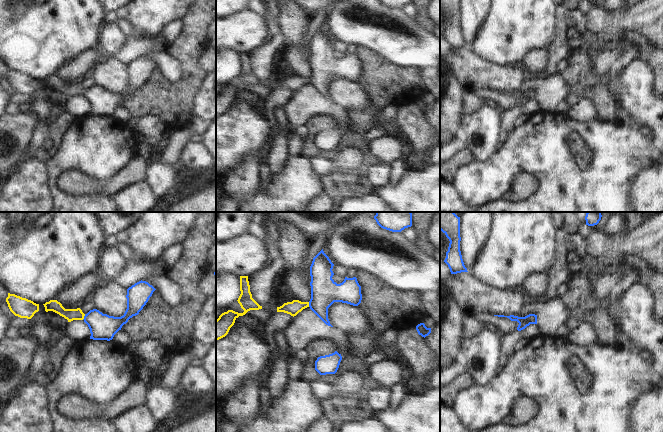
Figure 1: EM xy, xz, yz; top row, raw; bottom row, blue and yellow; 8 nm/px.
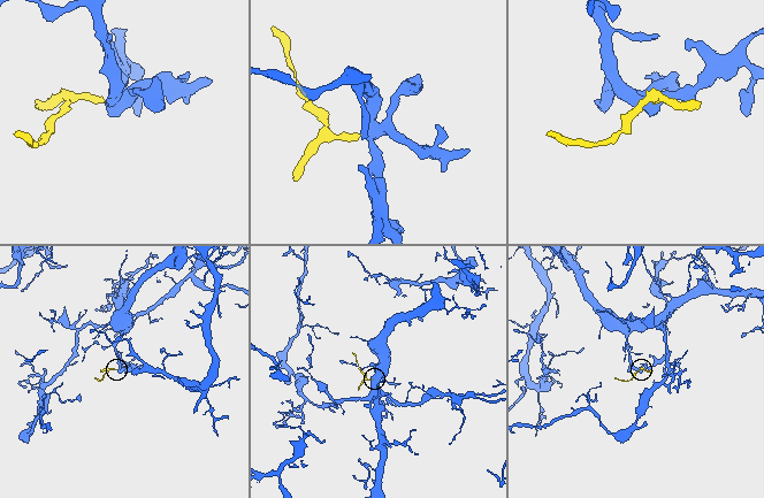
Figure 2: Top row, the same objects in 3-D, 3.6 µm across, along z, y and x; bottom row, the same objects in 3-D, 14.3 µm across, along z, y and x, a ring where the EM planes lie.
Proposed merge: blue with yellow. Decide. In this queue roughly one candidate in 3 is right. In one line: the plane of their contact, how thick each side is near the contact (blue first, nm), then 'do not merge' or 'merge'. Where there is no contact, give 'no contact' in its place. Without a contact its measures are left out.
contact in xy; calibres 200 and 100 nm; merge

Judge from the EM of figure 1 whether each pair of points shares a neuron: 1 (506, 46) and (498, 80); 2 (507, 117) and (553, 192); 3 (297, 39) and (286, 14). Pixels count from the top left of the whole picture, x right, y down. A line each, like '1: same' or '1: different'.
1: different
2: different
3: same

